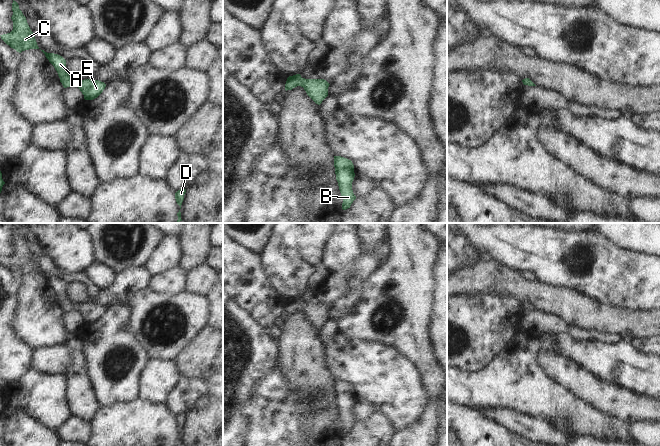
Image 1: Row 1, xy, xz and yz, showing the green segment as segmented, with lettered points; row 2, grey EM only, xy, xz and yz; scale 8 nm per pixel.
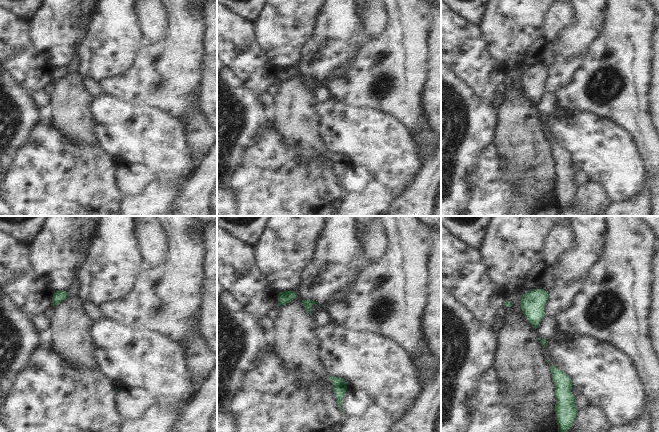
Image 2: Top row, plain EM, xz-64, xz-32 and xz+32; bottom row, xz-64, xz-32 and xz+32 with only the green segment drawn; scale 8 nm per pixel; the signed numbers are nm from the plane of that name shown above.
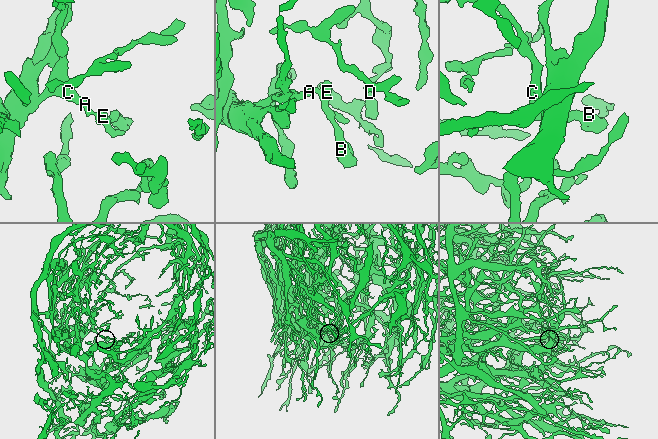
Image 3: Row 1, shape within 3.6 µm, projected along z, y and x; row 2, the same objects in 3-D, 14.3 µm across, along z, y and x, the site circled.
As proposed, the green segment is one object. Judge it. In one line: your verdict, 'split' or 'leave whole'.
leave whole

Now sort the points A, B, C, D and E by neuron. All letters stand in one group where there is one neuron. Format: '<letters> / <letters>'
A B C D E

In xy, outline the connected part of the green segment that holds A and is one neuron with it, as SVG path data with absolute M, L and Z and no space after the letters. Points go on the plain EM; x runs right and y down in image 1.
M44 274L41 275L54 290L64 312L76 309L84 319L85 324L93 324L97 322L105 313L106 308L99 304L85 303L75 305L69 300L66 293L66 284L62 280L54 277L47 277Z

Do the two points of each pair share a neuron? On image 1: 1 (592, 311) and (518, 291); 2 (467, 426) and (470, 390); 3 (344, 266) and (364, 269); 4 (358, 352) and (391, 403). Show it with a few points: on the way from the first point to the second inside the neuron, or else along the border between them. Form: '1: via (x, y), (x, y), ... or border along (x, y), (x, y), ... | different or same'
1: via (574, 308), (561, 301), (548, 299), (536, 293) | same
2: border along (457, 405), (466, 405), (478, 410) | different
3: border along (360, 245), (360, 257), (353, 265), (348, 290) | different
4: via (370, 365), (391, 386), (391, 390) | same

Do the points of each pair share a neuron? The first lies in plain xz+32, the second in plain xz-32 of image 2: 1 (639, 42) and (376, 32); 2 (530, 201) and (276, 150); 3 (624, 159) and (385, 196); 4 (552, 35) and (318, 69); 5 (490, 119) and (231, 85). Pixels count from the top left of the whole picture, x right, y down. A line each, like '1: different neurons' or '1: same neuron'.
1: different neurons
2: different neurons
3: different neurons
4: same neuron
5: same neuron

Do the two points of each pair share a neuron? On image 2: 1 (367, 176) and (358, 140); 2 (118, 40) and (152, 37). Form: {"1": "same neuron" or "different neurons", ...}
{"1": "different neurons", "2": "different neurons"}

